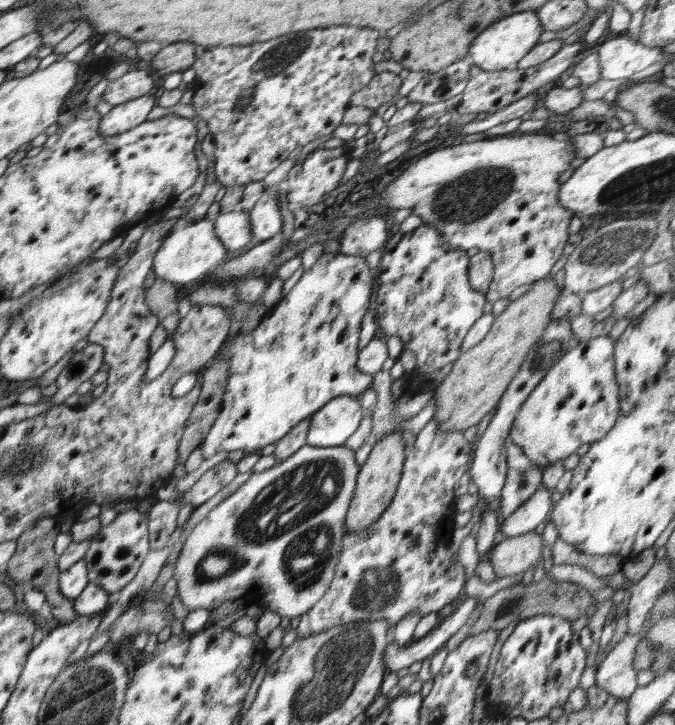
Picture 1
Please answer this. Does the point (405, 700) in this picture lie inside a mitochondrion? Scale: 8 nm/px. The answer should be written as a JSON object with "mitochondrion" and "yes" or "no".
{"mitochondrion":"no"}

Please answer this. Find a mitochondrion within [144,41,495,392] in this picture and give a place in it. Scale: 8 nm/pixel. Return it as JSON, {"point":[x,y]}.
{"point":[274,56]}

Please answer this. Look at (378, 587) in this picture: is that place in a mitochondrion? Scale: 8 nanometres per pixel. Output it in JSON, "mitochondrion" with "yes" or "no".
{"mitochondrion":"yes"}

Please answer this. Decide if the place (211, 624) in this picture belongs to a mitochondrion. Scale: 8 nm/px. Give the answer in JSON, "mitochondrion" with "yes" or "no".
{"mitochondrion":"no"}

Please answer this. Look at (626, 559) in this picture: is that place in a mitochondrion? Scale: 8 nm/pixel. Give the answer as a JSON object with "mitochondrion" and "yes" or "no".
{"mitochondrion":"no"}

